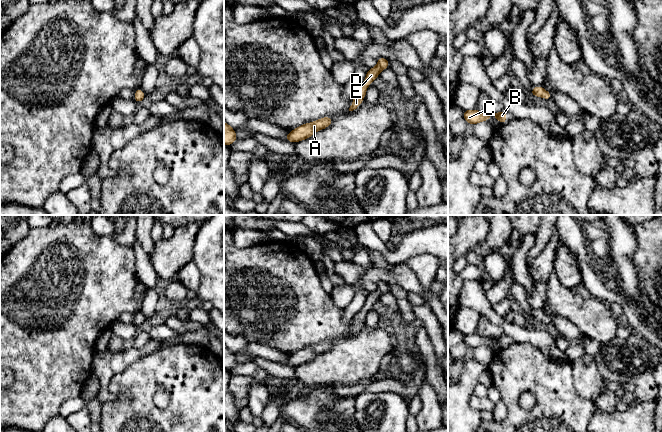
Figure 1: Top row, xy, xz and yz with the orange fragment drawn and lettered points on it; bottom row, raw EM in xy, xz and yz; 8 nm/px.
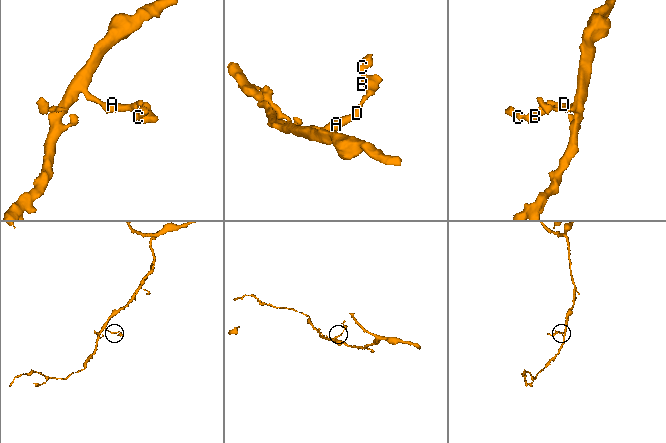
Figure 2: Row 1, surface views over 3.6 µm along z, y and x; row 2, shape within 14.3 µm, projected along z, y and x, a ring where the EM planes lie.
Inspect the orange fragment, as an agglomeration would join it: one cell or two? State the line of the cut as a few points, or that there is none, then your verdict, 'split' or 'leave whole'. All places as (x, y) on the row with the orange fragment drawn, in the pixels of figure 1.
no cut | leave whole

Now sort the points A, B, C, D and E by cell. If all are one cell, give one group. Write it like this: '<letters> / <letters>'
A B C D E

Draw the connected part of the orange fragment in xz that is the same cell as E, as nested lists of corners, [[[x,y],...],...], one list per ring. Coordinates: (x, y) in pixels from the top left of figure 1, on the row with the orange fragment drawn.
[[[379,57],[377,62],[378,64],[376,67],[368,69],[363,86],[358,89],[357,94],[353,98],[353,103],[350,106],[349,111],[355,110],[361,105],[363,99],[365,98],[367,87],[371,85],[375,78],[379,77],[379,73],[382,70],[389,68],[389,60],[387,58]]]

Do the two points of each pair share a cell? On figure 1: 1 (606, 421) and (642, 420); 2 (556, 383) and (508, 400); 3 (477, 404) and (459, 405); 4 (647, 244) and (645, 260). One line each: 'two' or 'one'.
1: one
2: one
3: two
4: one

